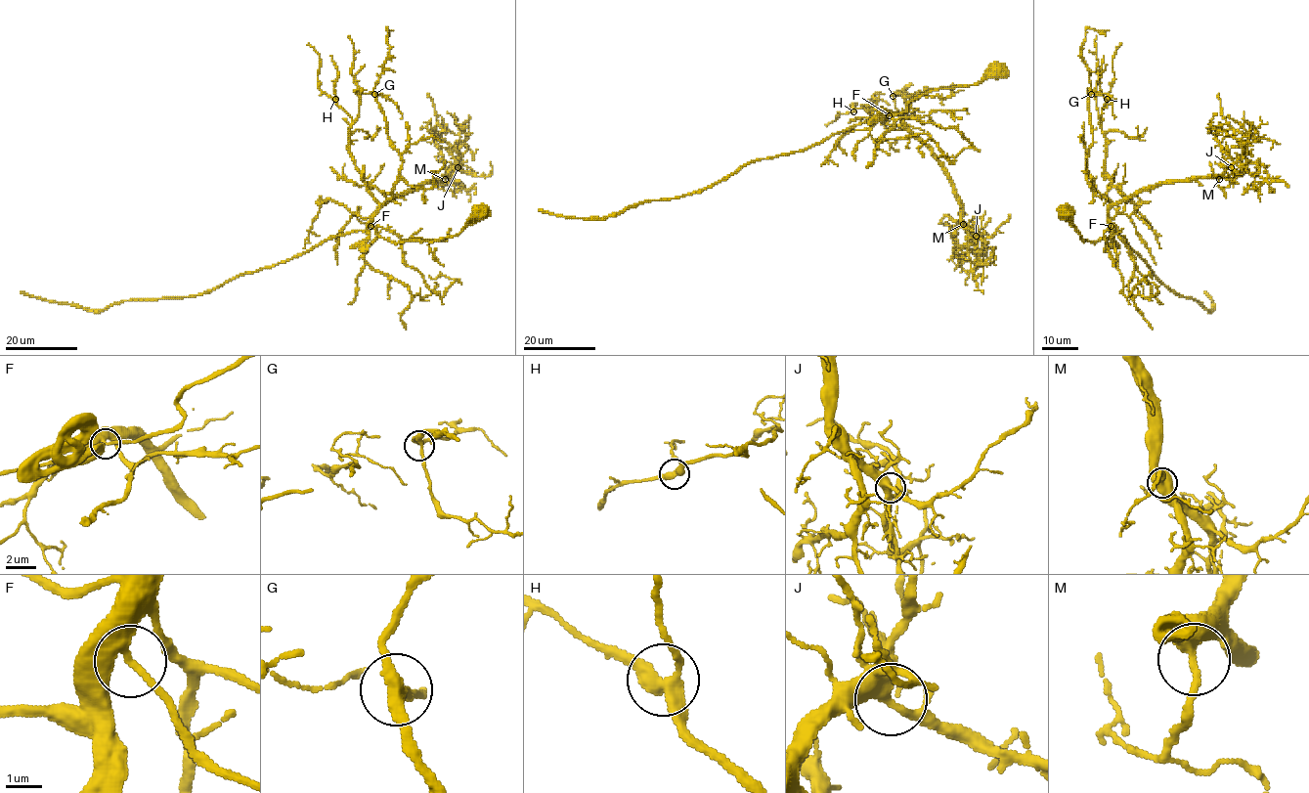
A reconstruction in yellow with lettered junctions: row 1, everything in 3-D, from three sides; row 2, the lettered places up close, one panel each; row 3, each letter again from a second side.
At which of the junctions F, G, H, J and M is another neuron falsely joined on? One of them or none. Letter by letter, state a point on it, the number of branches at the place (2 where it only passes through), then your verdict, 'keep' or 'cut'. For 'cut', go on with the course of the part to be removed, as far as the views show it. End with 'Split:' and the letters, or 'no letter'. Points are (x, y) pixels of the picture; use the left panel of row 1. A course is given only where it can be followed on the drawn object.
F: place (370, 226); branches 2; keep
G: place (374, 94); branches 3; keep
H: place (335, 99); branches 3; keep
J: place (458, 167); branches 3; keep
M: place (445, 179); branches 2; keep
Split: no letter

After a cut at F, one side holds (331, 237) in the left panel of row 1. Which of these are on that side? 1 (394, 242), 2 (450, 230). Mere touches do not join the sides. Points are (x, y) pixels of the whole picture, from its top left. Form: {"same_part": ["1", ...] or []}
{"same_part": ["2"]}

